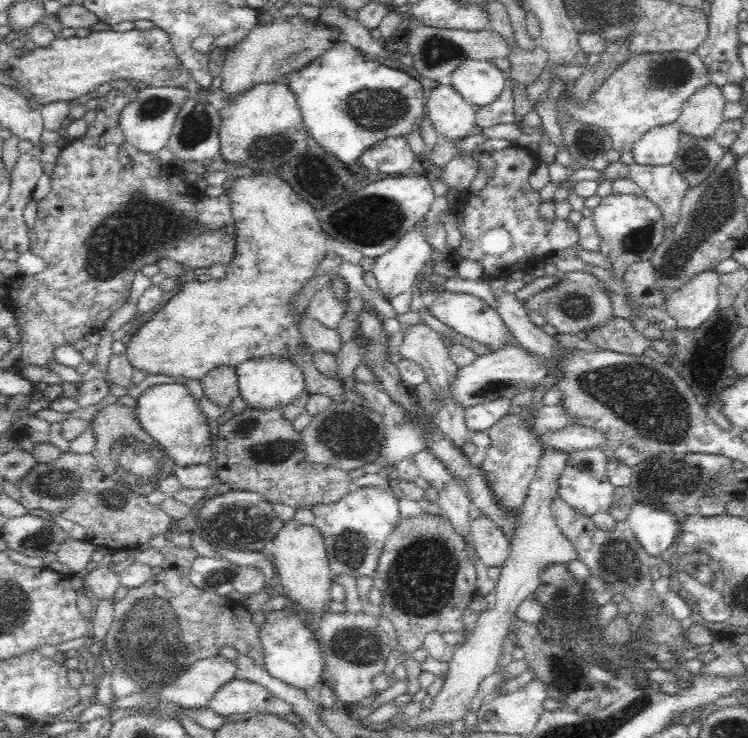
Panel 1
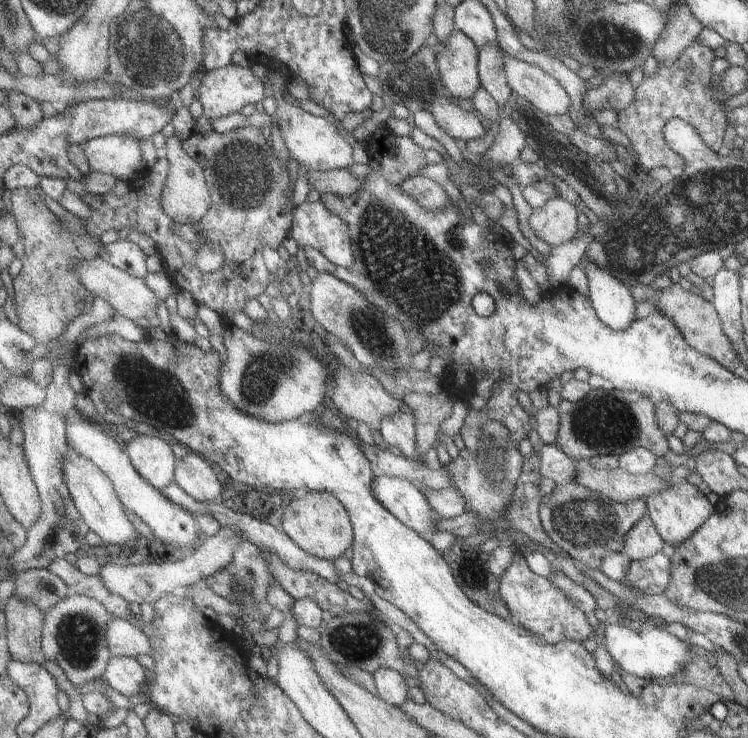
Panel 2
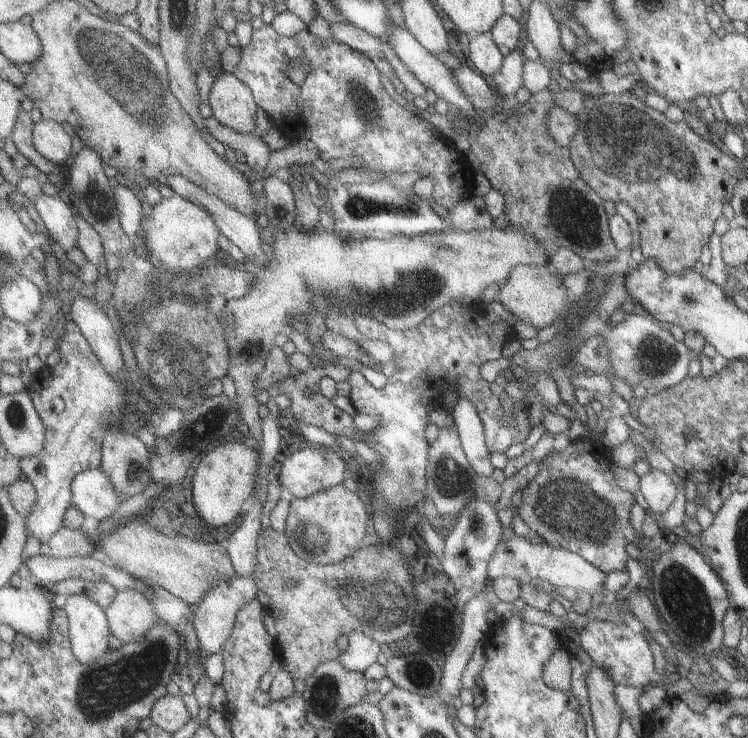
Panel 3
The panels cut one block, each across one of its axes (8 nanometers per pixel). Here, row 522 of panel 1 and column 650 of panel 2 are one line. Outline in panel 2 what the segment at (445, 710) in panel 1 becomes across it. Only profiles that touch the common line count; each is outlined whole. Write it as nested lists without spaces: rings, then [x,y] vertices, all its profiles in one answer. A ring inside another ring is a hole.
[[[644,514],[622,536],[622,552],[631,561],[638,561],[661,552],[663,542],[657,534],[651,519]]]

